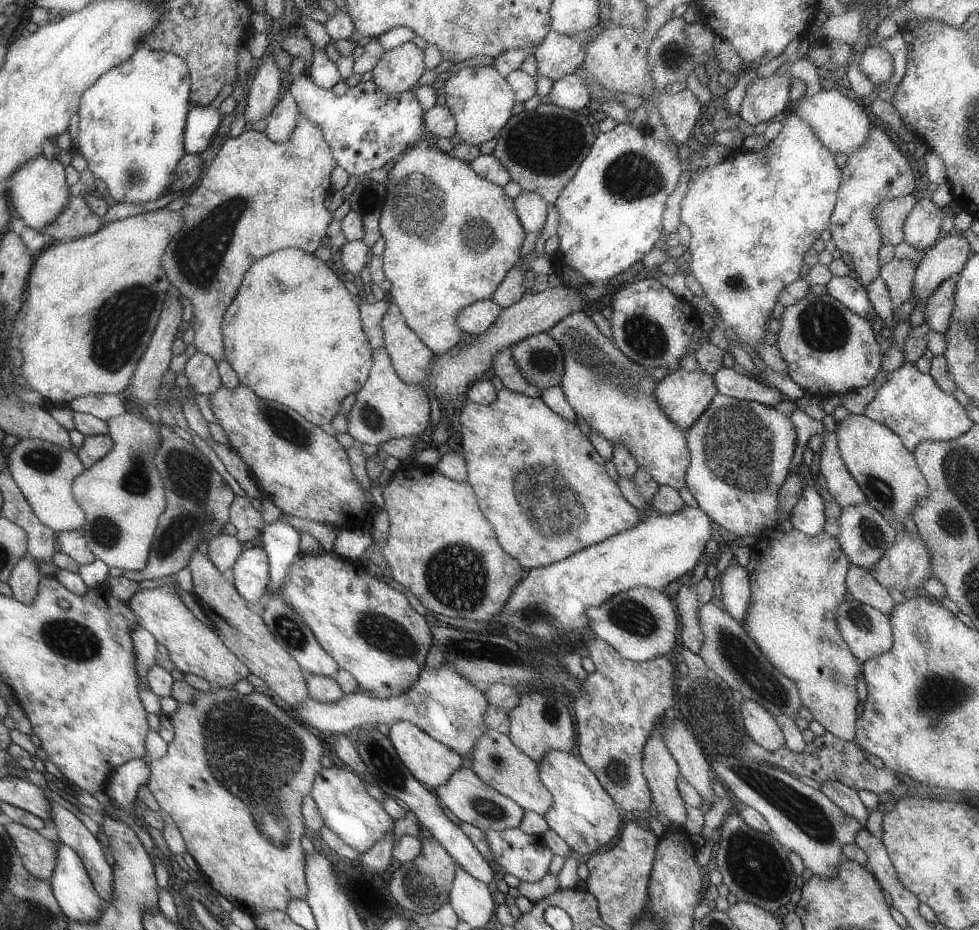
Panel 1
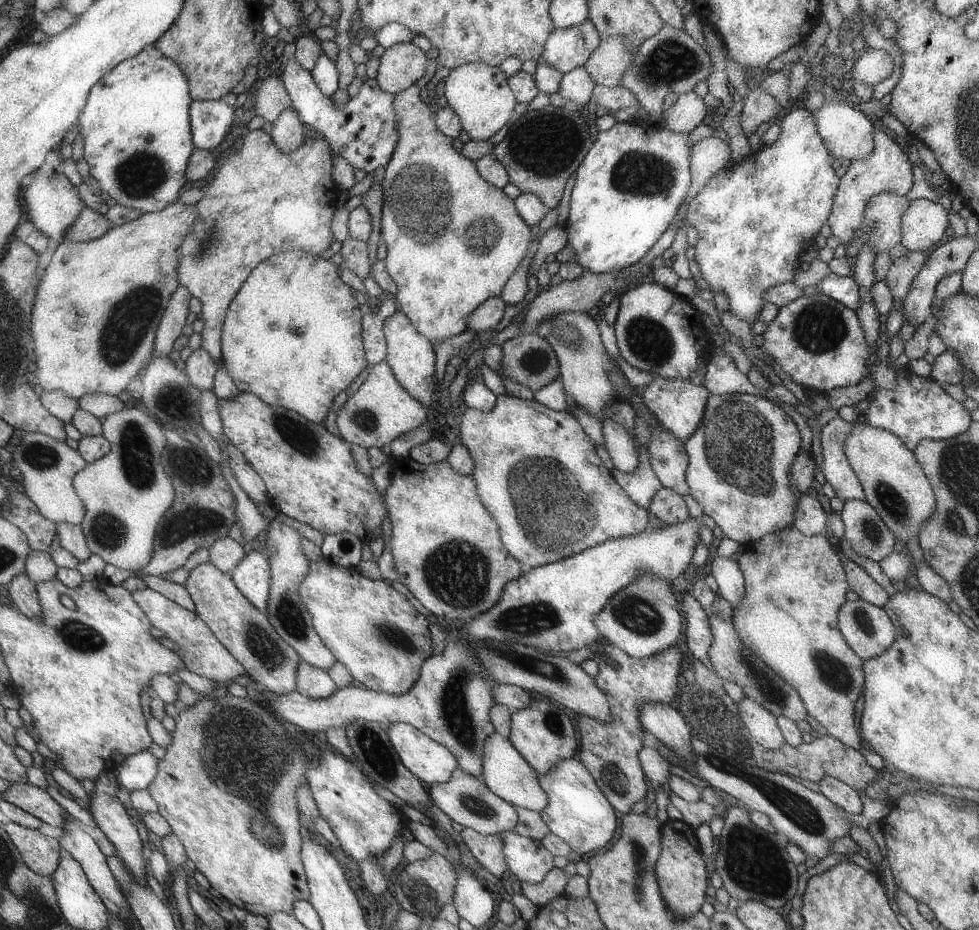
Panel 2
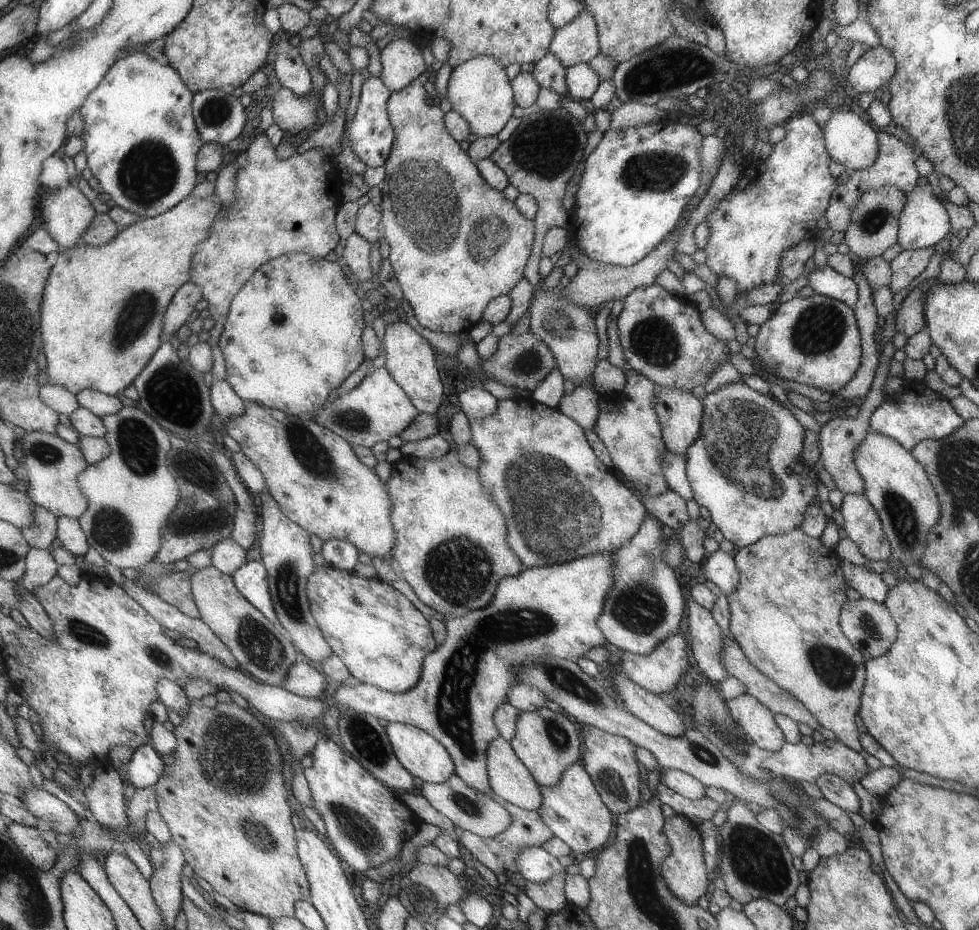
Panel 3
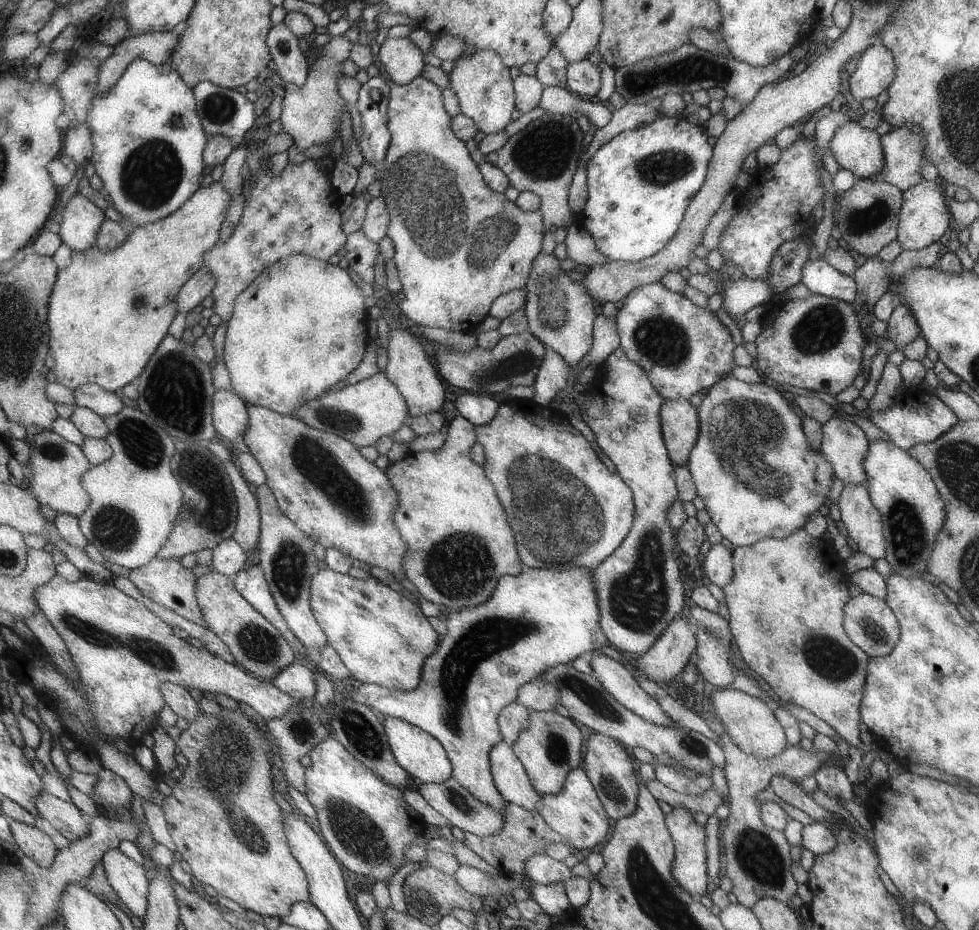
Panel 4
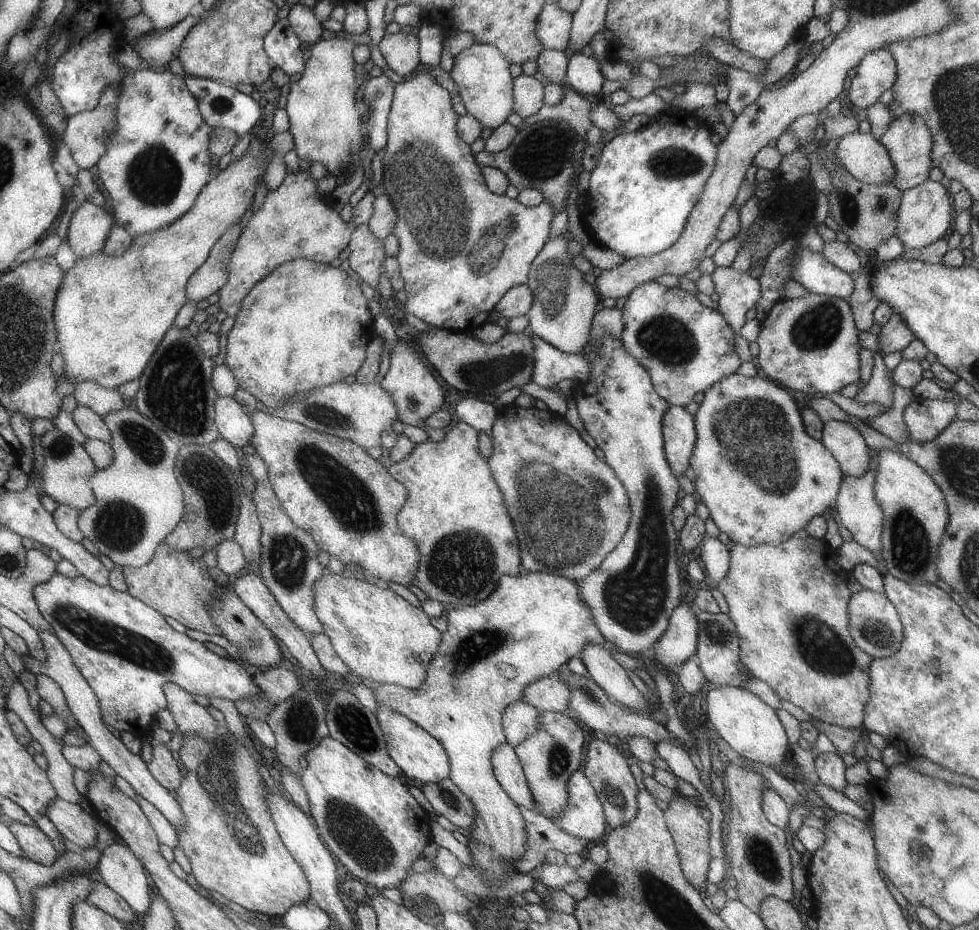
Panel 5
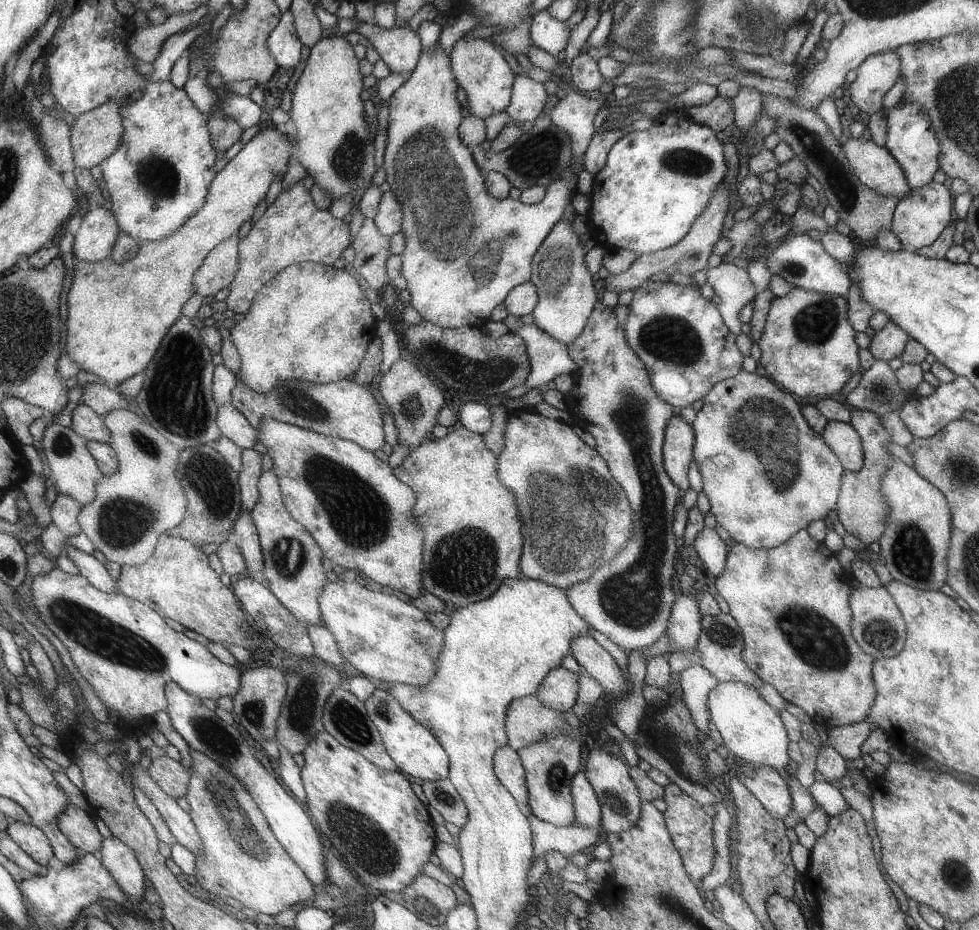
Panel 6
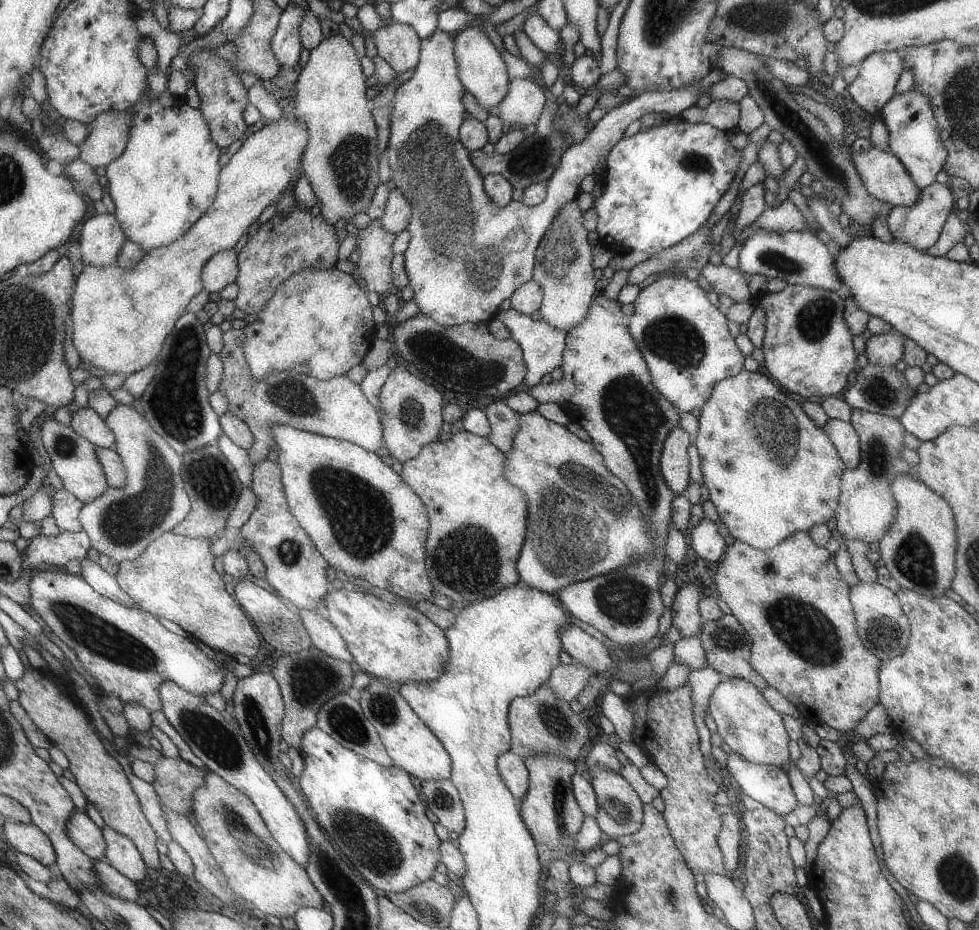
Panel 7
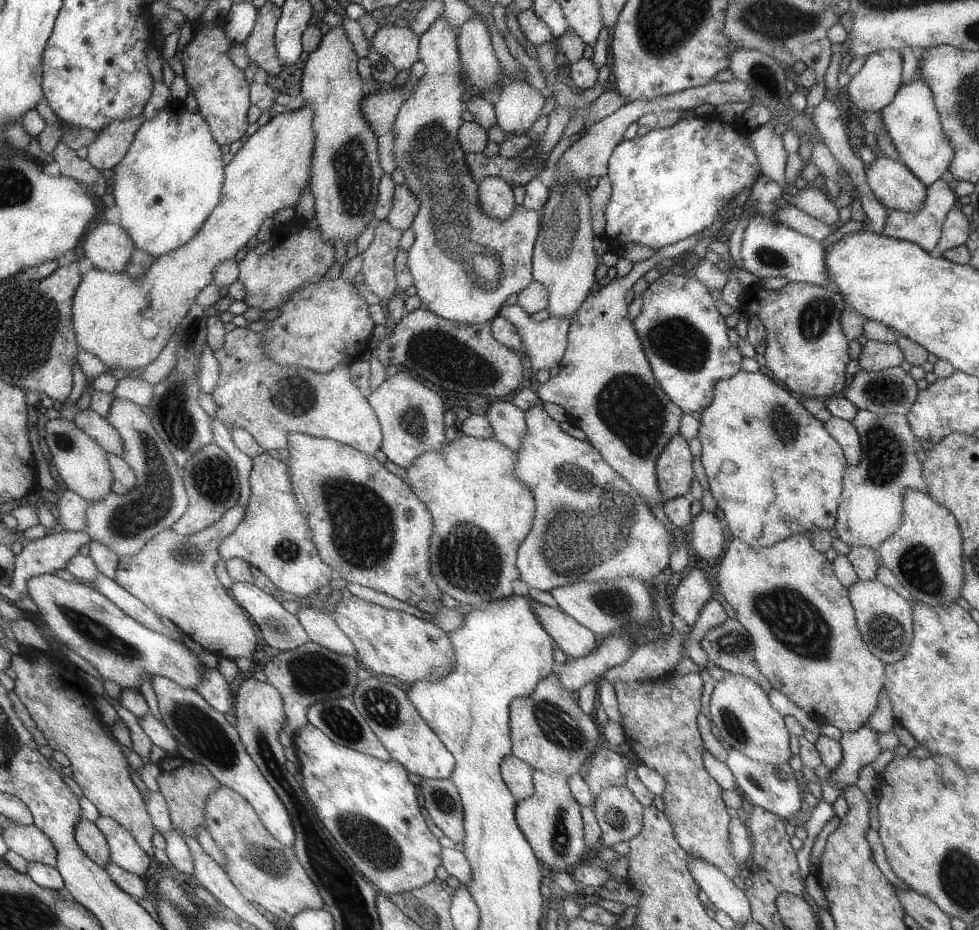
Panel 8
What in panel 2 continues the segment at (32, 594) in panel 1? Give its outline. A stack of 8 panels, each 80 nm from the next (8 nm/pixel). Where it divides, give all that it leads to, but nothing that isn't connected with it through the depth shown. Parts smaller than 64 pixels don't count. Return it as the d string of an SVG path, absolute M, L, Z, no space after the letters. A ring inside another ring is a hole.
M27 570L17 575L6 588L12 602L21 613L34 621L42 618L43 609L37 584L29 578Z

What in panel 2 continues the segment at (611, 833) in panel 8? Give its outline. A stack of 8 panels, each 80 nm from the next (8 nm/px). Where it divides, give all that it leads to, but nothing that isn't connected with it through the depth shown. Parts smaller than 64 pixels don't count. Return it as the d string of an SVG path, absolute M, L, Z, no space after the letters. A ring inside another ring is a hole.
M602 641L596 649L598 672L592 679L608 702L610 718L602 723L583 714L574 714L580 732L578 756L595 778L597 788L604 793L612 807L624 815L635 802L645 798L645 780L637 762L637 752L641 748L645 730L641 726L638 710L645 703L671 704L681 668L681 652L671 645L651 656L636 659L609 642Z

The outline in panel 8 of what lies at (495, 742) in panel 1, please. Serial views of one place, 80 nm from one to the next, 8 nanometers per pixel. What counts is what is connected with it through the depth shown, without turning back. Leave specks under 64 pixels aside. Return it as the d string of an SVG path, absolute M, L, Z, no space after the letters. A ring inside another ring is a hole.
M505 756L500 763L500 776L517 802L533 795L532 770L515 756Z

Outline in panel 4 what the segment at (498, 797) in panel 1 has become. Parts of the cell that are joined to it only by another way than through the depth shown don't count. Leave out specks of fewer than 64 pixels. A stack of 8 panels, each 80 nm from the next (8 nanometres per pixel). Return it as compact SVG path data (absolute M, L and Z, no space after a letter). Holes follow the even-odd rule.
M452 776L442 783L421 783L418 792L425 802L446 818L452 826L457 826L462 832L470 832L477 836L493 835L497 830L501 830L505 818L499 815L492 808L481 804L472 793L467 792Z

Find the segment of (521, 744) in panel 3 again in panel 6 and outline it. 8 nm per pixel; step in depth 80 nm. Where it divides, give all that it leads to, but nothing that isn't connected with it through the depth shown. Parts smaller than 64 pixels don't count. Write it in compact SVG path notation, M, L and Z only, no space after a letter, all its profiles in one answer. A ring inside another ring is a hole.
M562 711L567 722L567 732L557 736L543 736L539 742L527 744L516 752L524 766L528 786L529 808L531 814L552 826L569 827L573 822L573 803L571 794L572 777L579 770L579 720L571 711Z

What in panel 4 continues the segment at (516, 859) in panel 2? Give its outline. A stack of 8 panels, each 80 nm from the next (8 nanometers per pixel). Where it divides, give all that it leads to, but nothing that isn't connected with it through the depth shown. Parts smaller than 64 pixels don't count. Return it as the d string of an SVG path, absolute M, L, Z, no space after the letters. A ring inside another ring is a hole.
M533 855L526 860L524 876L539 885L550 885L564 882L572 874L570 868L565 867L561 861L553 860L545 855Z

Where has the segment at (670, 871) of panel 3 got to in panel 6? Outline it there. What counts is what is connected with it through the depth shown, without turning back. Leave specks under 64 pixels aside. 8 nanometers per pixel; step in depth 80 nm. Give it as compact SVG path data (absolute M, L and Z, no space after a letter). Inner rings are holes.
M669 781L663 787L662 800L665 801L664 824L668 828L668 834L672 838L672 844L677 853L680 854L681 861L689 880L693 883L701 882L705 874L713 868L713 830L711 830L711 816L703 812L703 808L680 790L673 782Z

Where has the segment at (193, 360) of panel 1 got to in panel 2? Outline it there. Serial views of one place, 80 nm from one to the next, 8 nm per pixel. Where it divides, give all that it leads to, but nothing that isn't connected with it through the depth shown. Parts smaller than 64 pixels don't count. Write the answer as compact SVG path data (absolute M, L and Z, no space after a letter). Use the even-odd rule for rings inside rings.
M202 346L192 351L185 362L190 379L201 390L212 390L219 369L216 358L213 358Z

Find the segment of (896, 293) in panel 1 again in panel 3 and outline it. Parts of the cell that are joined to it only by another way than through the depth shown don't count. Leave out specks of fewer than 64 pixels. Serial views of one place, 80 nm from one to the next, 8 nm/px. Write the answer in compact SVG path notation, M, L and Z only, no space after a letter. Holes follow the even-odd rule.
M932 246L924 249L902 249L889 263L889 288L898 292L907 286L927 266L933 252Z

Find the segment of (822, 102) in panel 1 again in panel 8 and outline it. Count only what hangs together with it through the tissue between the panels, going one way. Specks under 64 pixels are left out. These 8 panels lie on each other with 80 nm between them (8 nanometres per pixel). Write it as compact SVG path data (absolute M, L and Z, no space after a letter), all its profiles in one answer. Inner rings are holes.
M875 154L873 162L869 165L863 164L865 182L875 199L888 212L903 210L904 212L919 212L925 203L925 188L912 172L909 172L900 160L891 160L886 156Z

